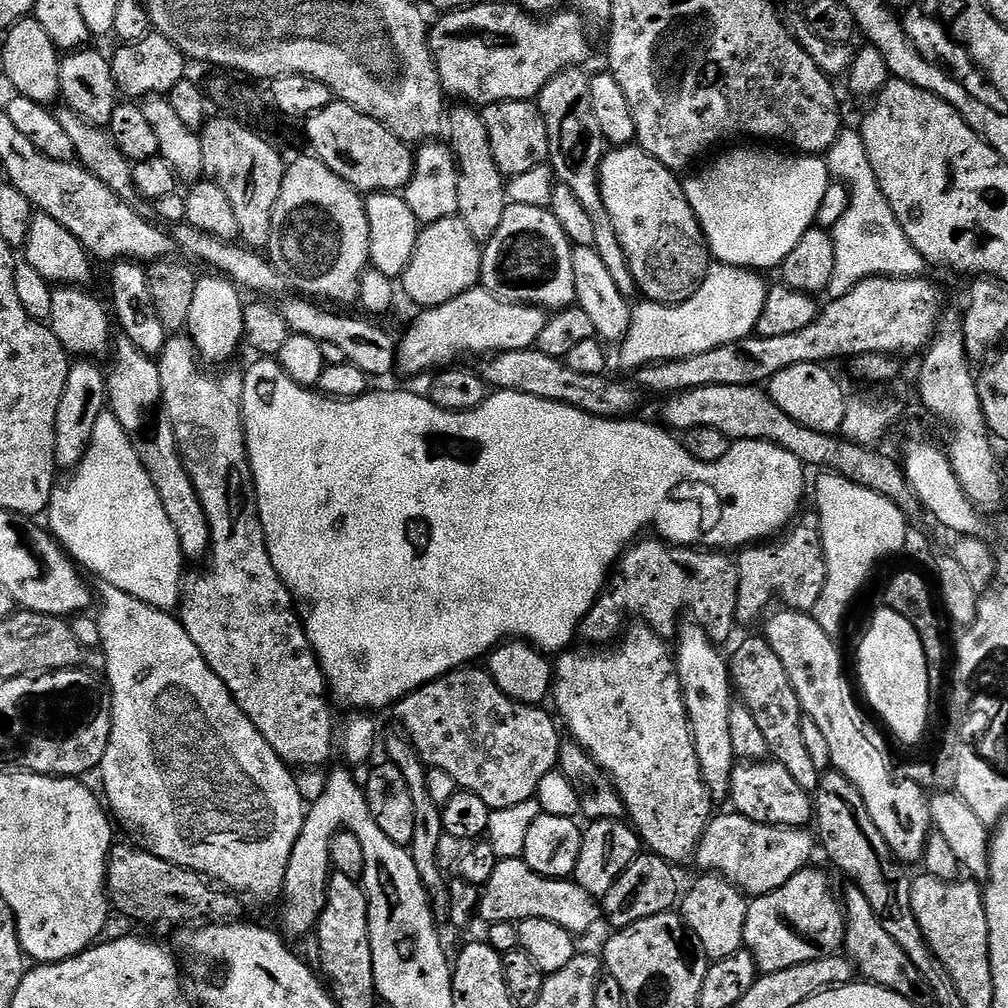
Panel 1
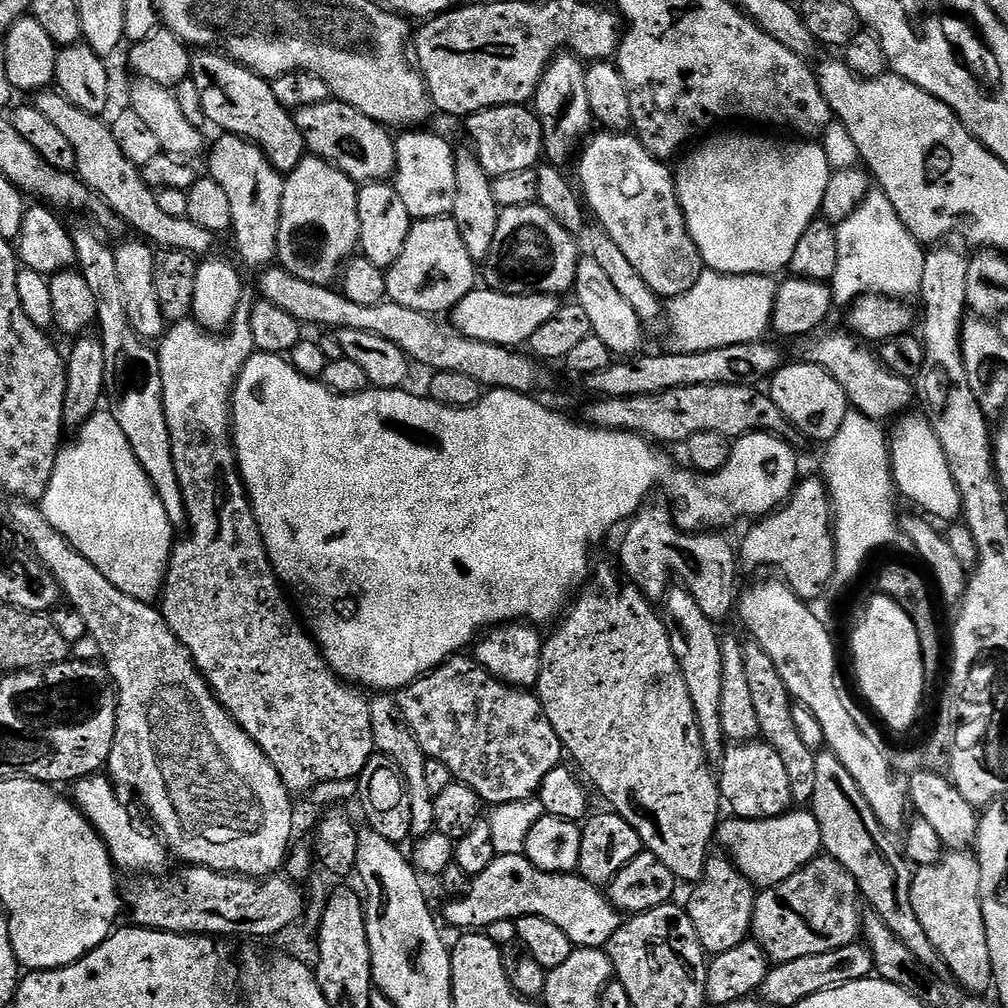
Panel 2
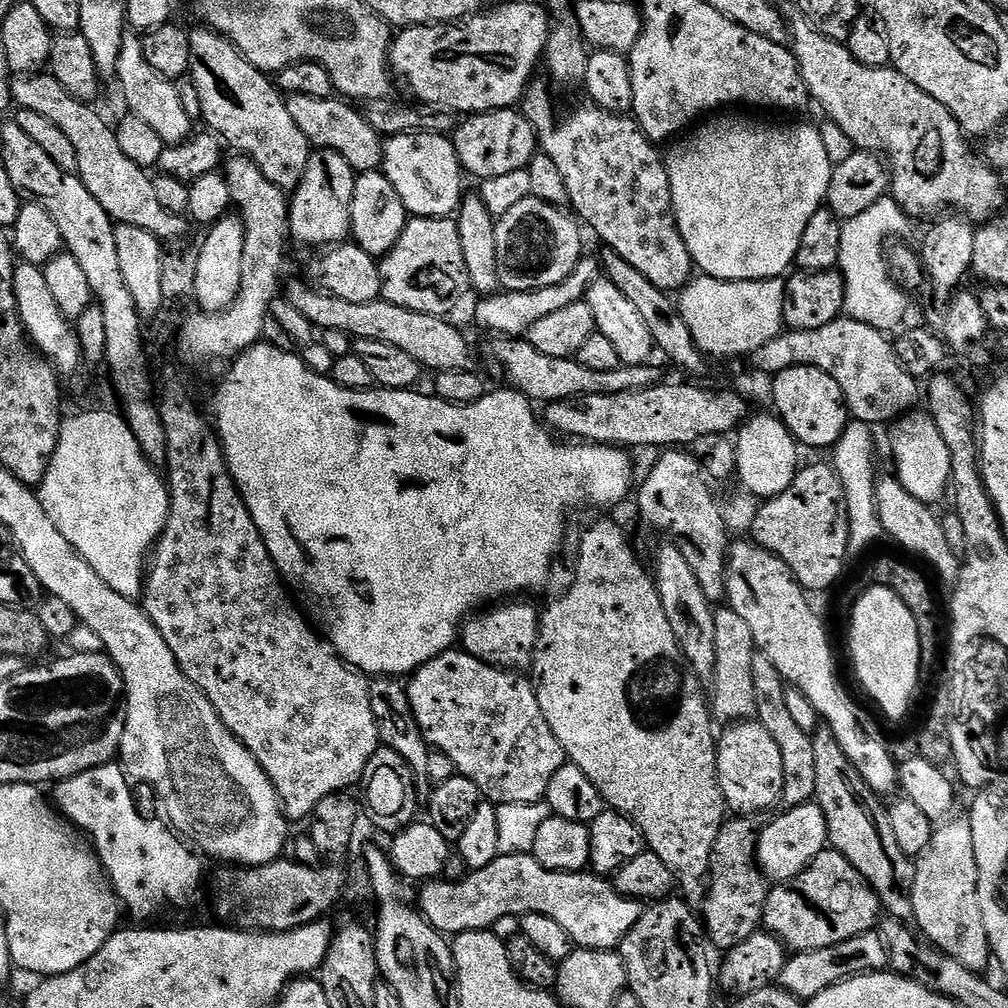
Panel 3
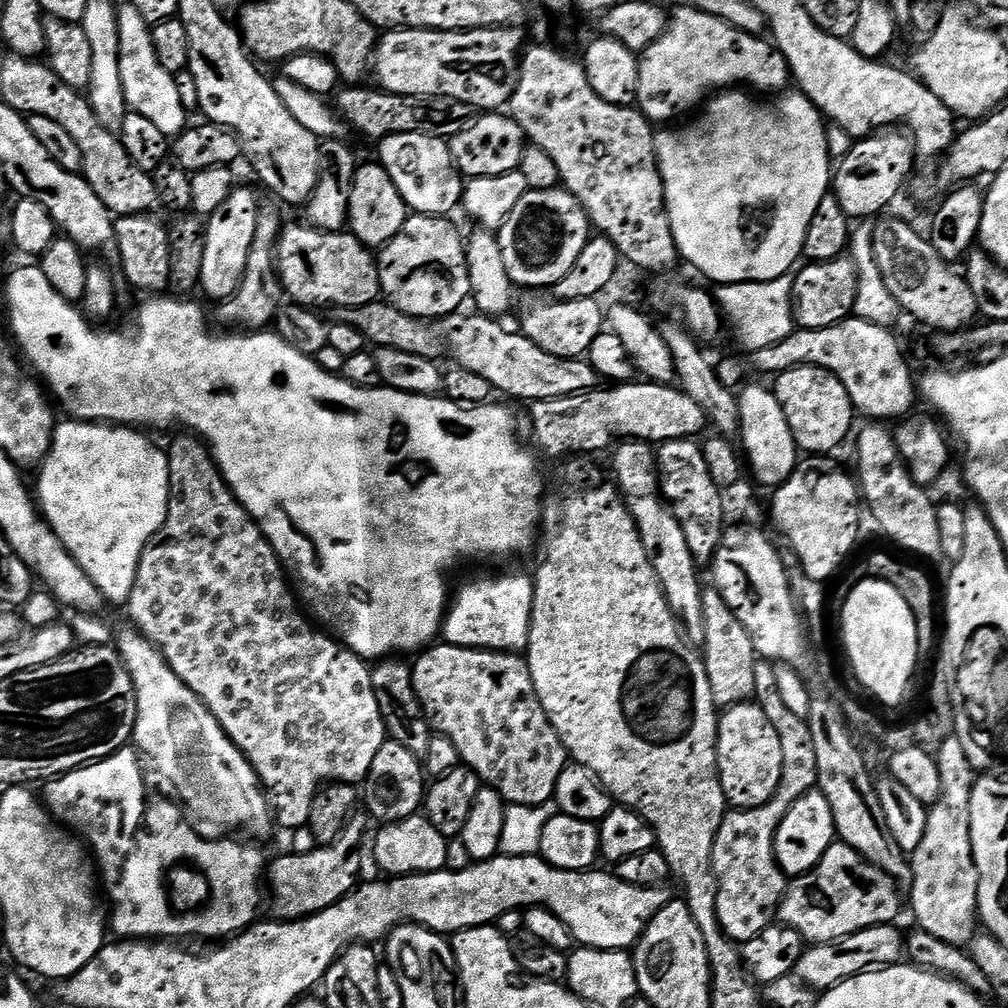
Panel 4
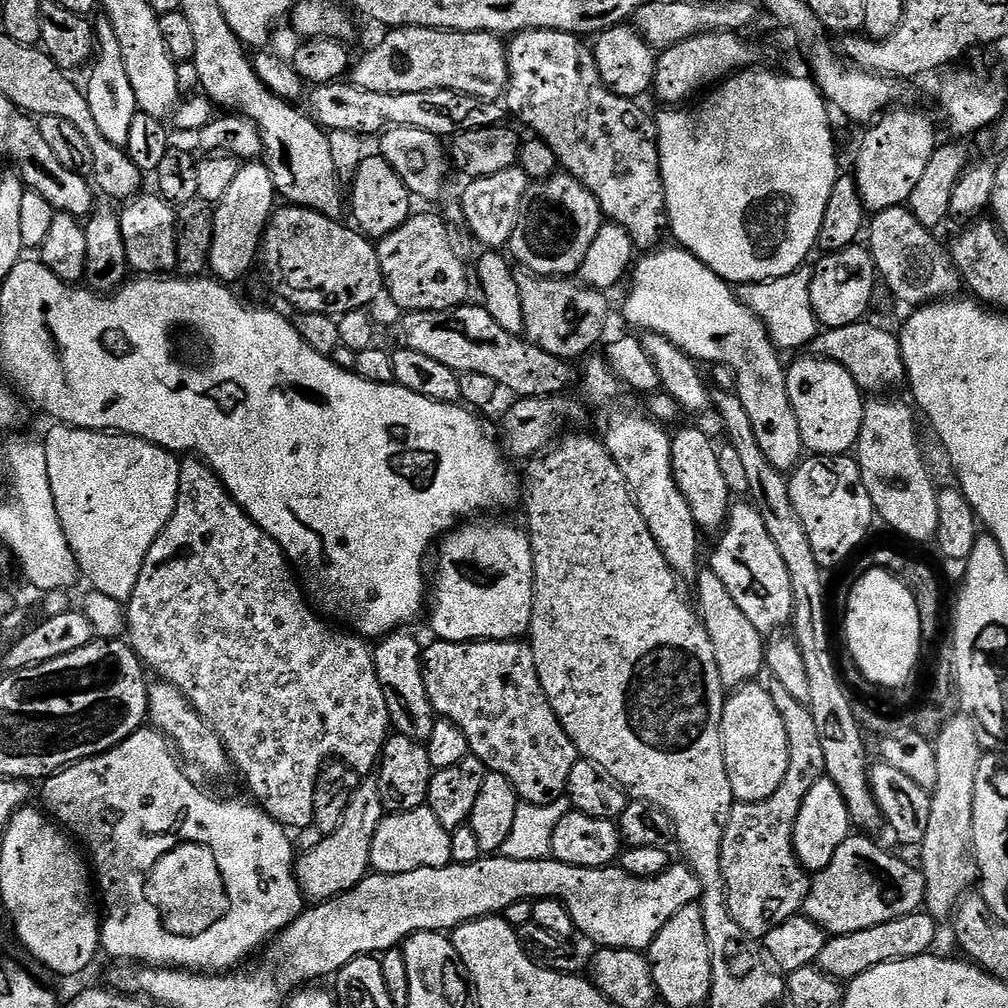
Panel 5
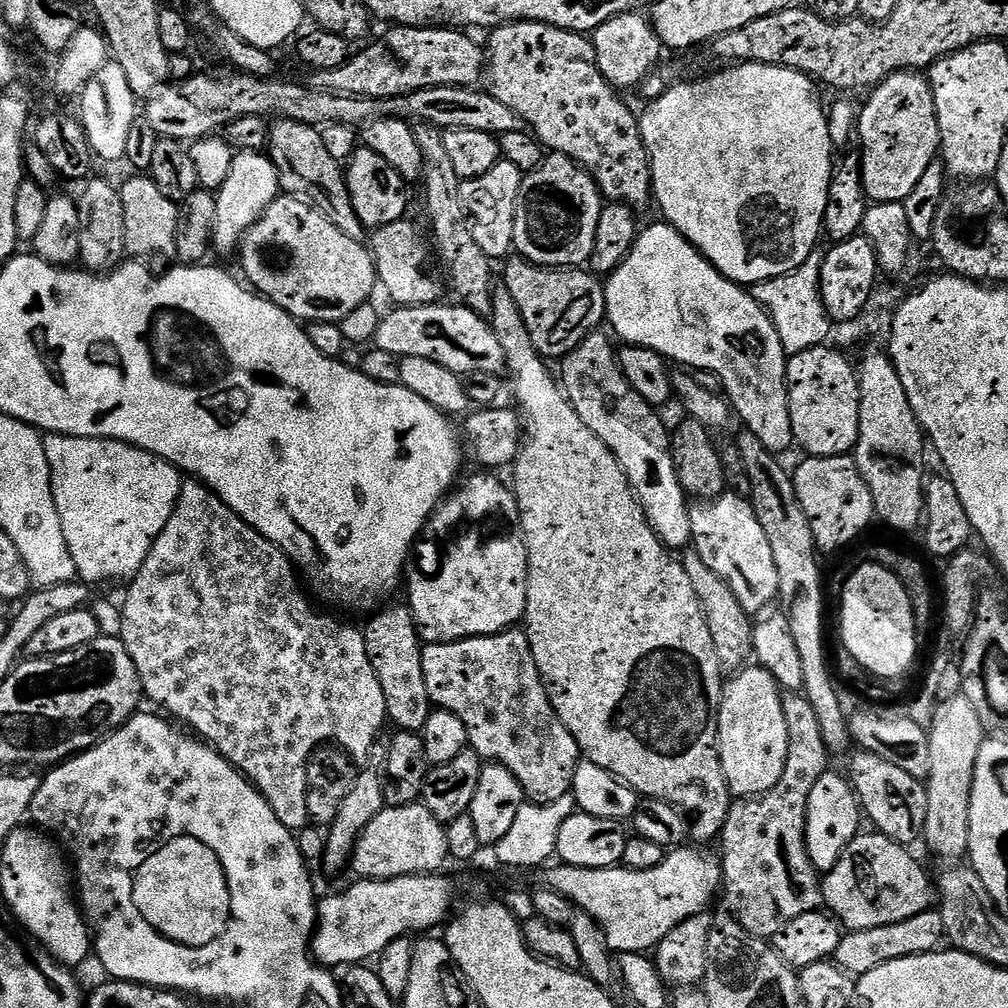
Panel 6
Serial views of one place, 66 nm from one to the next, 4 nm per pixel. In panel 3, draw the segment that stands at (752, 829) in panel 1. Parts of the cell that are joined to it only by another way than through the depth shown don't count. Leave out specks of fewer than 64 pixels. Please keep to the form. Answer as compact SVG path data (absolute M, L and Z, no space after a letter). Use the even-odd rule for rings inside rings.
M815 802L800 804L781 813L777 820L759 829L756 841L756 863L772 882L783 882L803 872L819 852L825 851L828 844L826 818Z

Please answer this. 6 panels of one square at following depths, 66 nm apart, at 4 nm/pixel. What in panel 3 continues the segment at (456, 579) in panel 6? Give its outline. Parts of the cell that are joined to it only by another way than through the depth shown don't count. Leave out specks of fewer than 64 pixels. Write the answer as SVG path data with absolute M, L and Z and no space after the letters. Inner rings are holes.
M500 602L487 610L477 611L463 625L458 637L463 651L495 668L531 669L532 660L536 657L536 643L540 637L541 613L538 608L536 612L532 604L516 603L520 602Z

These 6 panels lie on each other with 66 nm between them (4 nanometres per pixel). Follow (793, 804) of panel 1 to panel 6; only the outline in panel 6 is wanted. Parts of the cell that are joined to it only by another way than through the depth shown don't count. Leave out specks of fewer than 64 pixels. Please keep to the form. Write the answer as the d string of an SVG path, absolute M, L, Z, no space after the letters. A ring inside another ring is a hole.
M745 666L729 680L723 685L716 714L720 765L733 797L761 796L778 786L778 778L786 770L788 731L786 714L782 714L782 689L759 666Z

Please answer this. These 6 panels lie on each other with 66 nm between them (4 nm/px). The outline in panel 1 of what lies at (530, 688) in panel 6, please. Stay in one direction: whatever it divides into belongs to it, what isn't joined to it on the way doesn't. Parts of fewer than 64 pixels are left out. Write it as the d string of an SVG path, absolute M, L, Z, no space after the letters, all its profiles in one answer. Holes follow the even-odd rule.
M480 666L456 668L453 672L423 684L403 696L394 711L400 715L403 735L412 741L416 753L428 768L447 770L454 777L457 789L478 794L478 798L482 798L488 808L495 810L518 806L518 802L533 799L538 790L538 782L559 765L561 729L551 711L543 712L543 707L511 700L502 694L502 690L498 690L483 667L476 667Z

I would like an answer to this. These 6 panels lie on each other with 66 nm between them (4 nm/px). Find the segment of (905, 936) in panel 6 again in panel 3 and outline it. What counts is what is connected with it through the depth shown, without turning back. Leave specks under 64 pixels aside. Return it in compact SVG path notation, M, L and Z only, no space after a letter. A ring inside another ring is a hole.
M873 930L858 934L846 942L838 942L838 946L789 955L778 984L800 1001L807 1002L822 994L822 990L833 988L835 984L841 984L853 976L868 976L871 972L883 972L888 967L888 946L884 943L883 935Z

